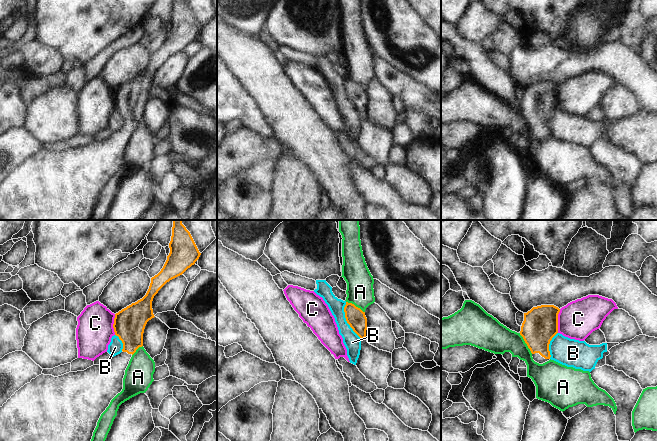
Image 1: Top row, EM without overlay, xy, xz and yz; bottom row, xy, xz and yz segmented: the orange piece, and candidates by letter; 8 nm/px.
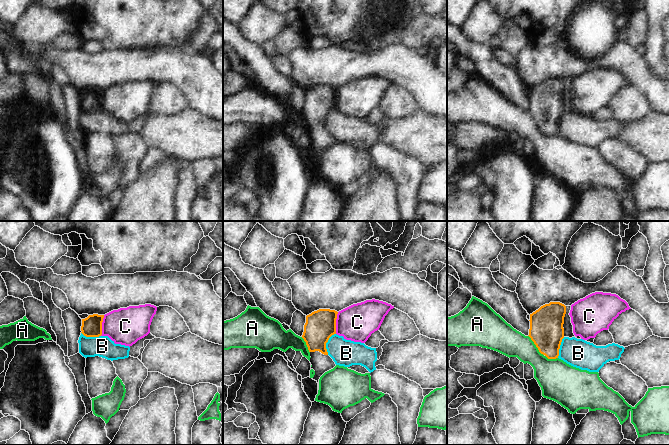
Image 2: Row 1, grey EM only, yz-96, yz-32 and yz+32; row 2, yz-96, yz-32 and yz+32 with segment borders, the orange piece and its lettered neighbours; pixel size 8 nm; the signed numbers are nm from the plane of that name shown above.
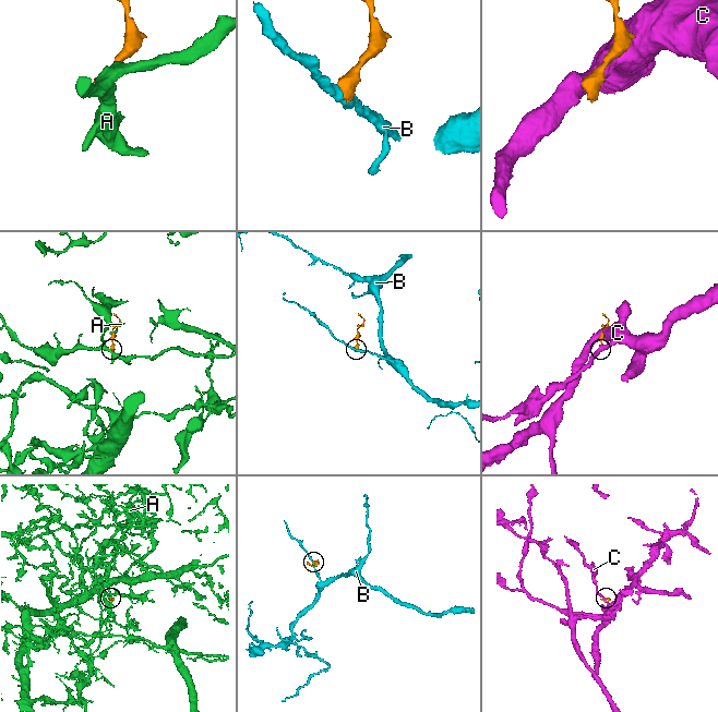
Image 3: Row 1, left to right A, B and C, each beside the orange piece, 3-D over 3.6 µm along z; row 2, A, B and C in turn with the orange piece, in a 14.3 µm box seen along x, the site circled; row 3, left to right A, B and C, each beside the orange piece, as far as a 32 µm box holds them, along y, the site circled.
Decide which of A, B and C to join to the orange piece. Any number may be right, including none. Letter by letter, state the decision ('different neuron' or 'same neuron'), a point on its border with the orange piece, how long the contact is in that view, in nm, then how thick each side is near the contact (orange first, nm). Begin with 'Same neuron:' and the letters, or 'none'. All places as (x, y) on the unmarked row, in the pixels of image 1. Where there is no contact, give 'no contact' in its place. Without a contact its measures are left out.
Same neuron: none
A: different neuron; contact yz (525, 118); length 200 nm; calibres 280 and 240 nm
B: different neuron; contact xz (346, 96); length 320 nm; calibres 160 and 140 nm
C: different neuron; contact yz (557, 97); length 190 nm; calibres 280 and 300 nm

